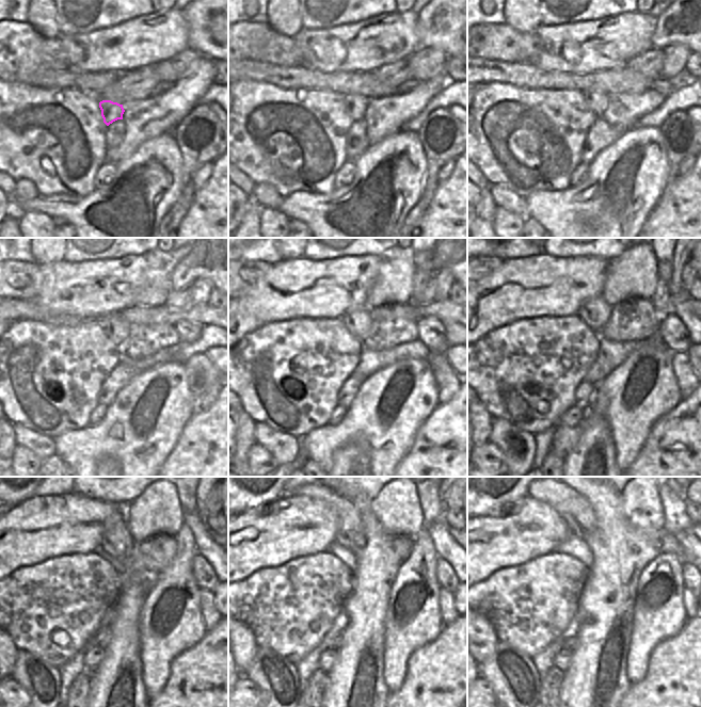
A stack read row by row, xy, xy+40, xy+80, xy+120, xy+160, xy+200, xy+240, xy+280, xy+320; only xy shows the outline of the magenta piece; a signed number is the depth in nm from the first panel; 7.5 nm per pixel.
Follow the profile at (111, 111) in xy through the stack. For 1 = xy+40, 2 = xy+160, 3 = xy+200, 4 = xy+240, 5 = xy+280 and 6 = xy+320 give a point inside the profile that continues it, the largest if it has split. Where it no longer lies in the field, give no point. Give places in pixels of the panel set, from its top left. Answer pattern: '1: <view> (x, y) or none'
1: xy+40 (355, 103)
2: xy+160 (357, 322)
3: xy+200 (594, 312)
4: xy+240 (115, 541)
5: xy+280 (350, 534)
6: xy+320 (575, 509)

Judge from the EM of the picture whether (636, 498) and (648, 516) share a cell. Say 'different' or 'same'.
same

